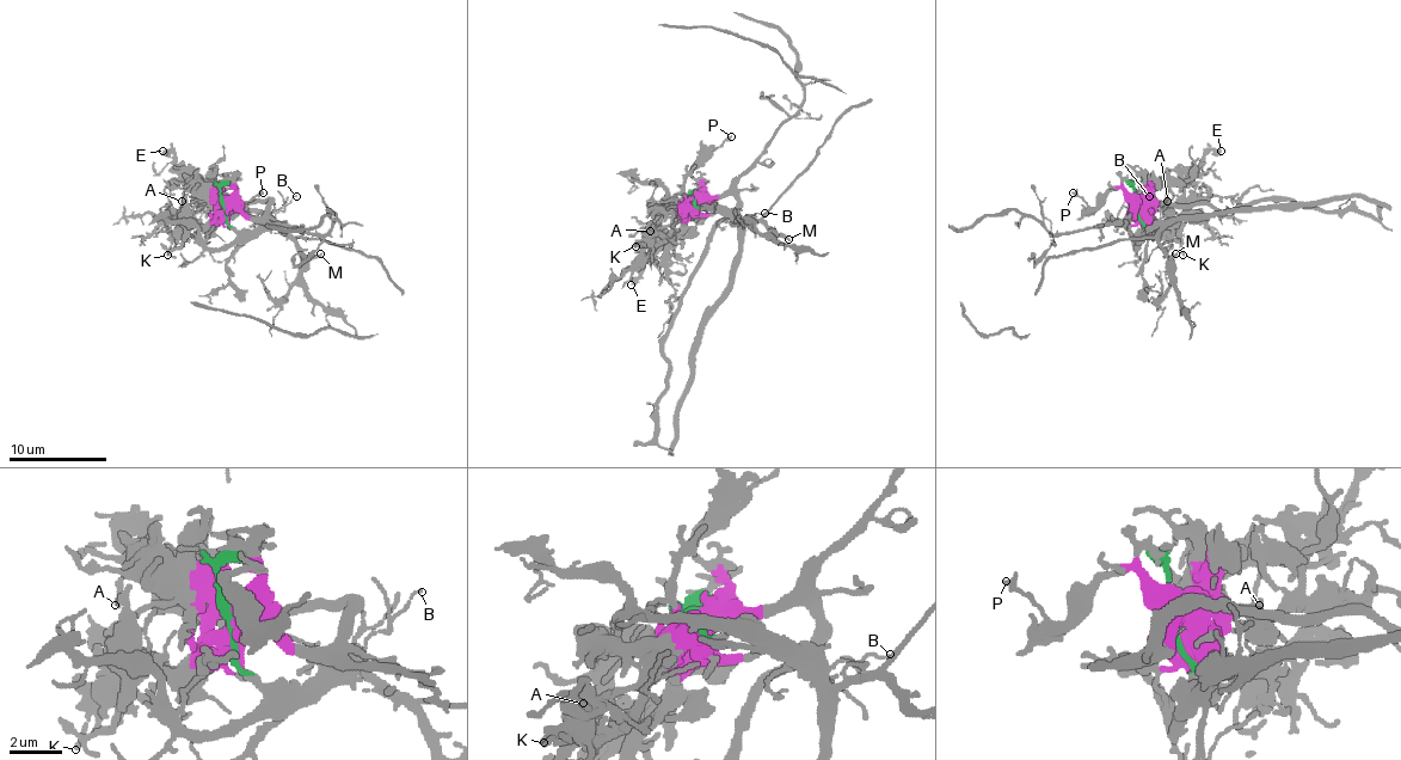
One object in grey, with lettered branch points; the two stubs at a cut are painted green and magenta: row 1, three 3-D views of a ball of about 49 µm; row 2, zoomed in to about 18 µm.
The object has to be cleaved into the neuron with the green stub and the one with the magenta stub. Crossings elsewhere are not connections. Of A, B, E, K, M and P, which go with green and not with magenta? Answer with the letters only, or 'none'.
B, M

